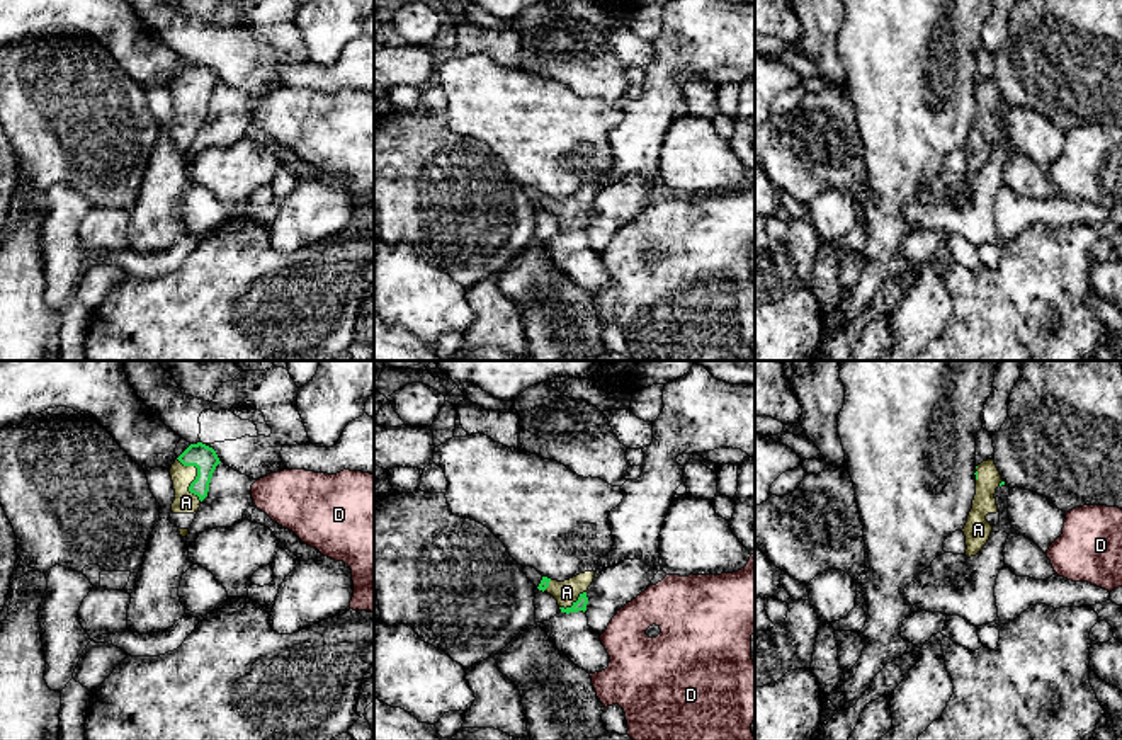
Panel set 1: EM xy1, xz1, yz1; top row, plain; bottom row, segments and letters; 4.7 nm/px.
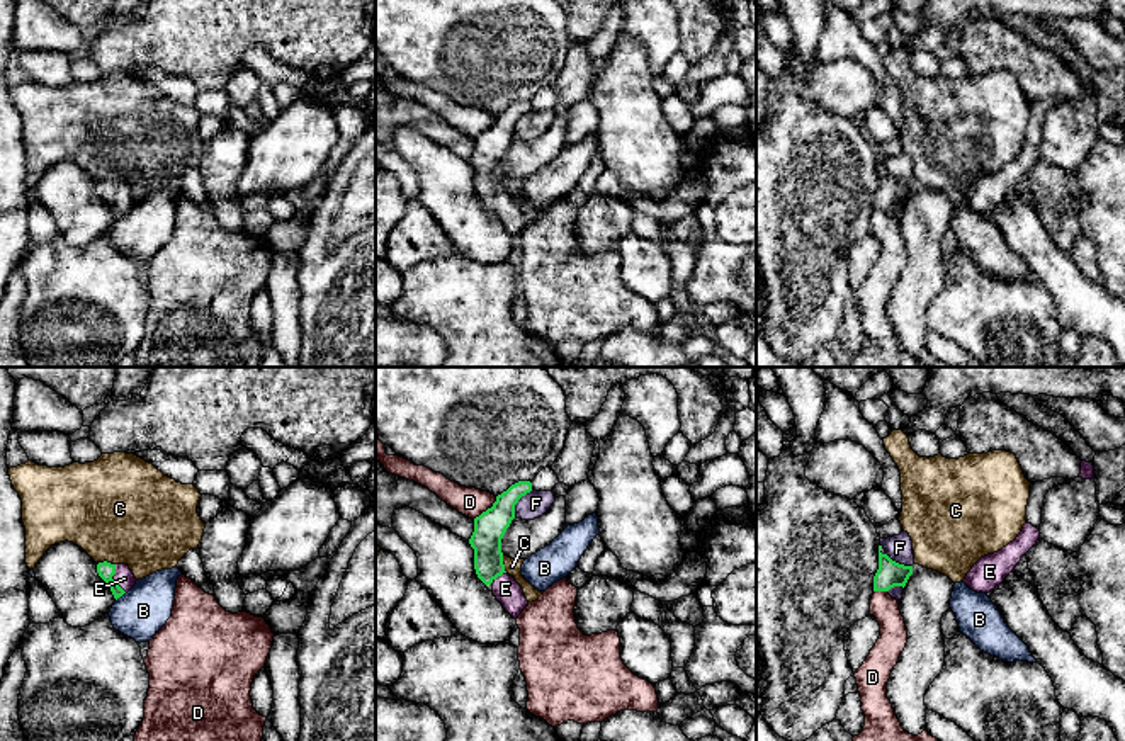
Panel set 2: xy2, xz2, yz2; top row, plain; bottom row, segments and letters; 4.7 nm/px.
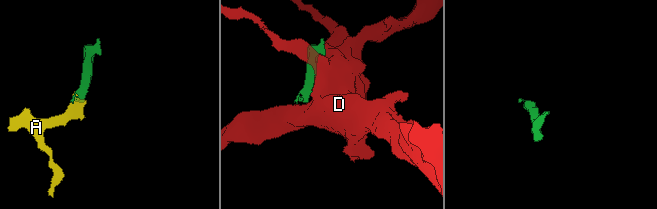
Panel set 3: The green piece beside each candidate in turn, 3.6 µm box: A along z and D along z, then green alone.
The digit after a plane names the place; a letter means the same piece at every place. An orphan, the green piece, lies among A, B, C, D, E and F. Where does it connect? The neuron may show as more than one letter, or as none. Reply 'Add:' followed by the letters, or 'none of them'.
Add: A, E

